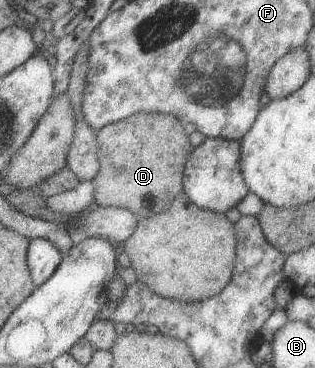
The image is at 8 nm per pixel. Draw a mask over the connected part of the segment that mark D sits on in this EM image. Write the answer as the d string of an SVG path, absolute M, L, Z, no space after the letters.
M136 113L124 121L106 125L98 132L98 139L101 170L93 180L96 204L129 209L141 220L168 211L173 201L185 193L185 169L195 148L190 143L190 137L184 131L184 125L178 117L164 115L164 113Z

